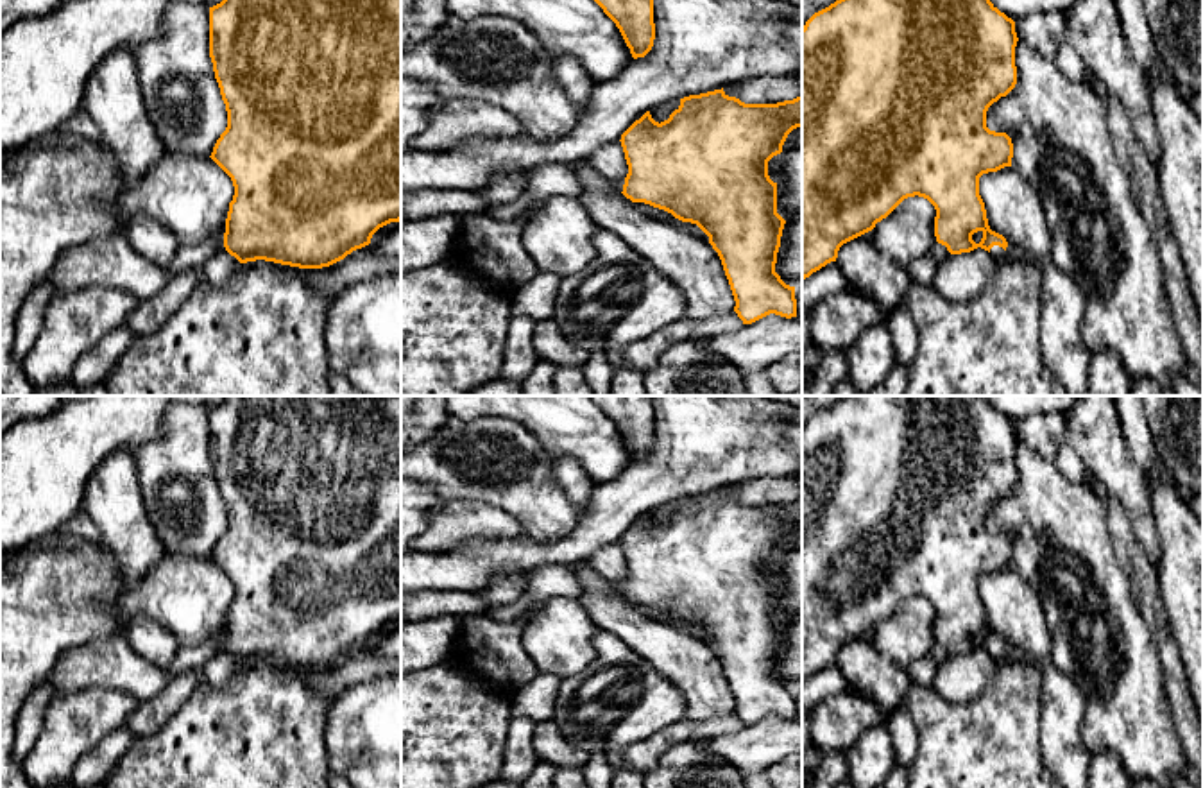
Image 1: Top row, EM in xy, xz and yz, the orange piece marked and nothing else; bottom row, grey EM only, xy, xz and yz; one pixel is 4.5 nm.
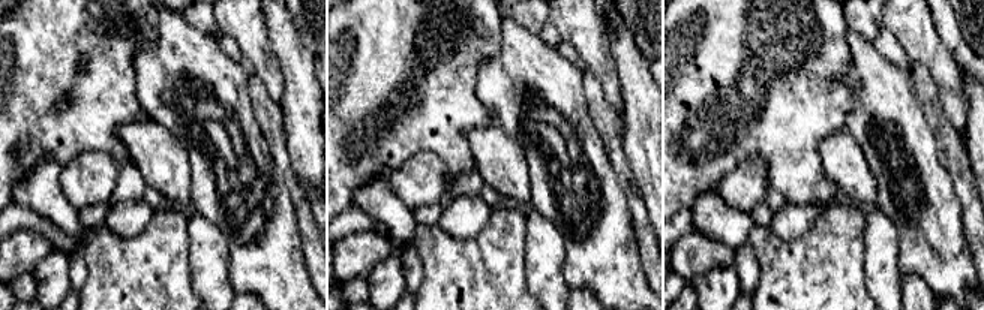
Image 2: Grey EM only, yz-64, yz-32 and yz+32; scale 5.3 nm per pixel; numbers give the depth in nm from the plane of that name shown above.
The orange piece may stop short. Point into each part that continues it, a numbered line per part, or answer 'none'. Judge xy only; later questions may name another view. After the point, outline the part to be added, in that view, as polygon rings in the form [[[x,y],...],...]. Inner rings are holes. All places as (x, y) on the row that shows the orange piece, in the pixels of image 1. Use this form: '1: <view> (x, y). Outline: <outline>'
1: xy (188, 256). Outline: [[[208,238],[197,245],[181,245],[165,267],[168,276],[175,276],[186,270],[200,272],[202,265],[217,253],[226,251],[224,238]]]

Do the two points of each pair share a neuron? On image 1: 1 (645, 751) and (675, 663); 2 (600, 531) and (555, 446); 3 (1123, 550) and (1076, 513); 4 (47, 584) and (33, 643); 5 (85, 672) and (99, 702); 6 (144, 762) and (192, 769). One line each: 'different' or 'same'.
1: different
2: different
3: different
4: same
5: different
6: same

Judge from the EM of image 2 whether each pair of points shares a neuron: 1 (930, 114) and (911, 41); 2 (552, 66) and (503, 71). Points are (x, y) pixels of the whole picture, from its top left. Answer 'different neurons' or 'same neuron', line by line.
1: different neurons
2: same neuron

